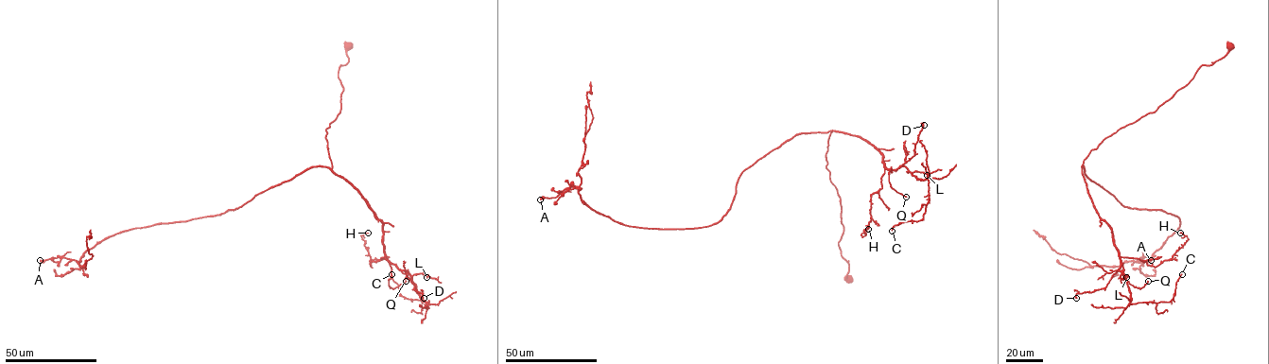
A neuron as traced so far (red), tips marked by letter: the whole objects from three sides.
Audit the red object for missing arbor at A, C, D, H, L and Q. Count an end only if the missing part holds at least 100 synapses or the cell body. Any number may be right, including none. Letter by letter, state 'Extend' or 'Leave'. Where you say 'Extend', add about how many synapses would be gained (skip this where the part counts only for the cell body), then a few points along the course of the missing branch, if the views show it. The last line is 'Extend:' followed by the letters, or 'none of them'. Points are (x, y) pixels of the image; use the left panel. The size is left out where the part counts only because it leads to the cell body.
A: Leave
C: Leave
D: Leave
H: Leave
L: Leave
Q: Leave
Extend: none of them

